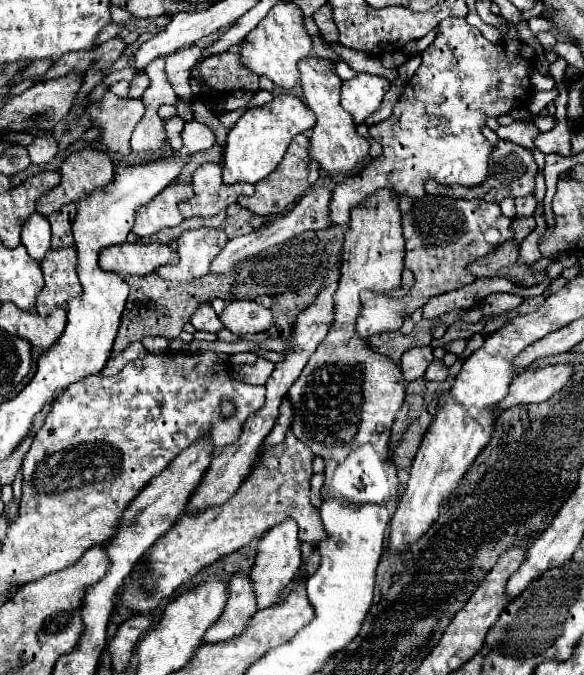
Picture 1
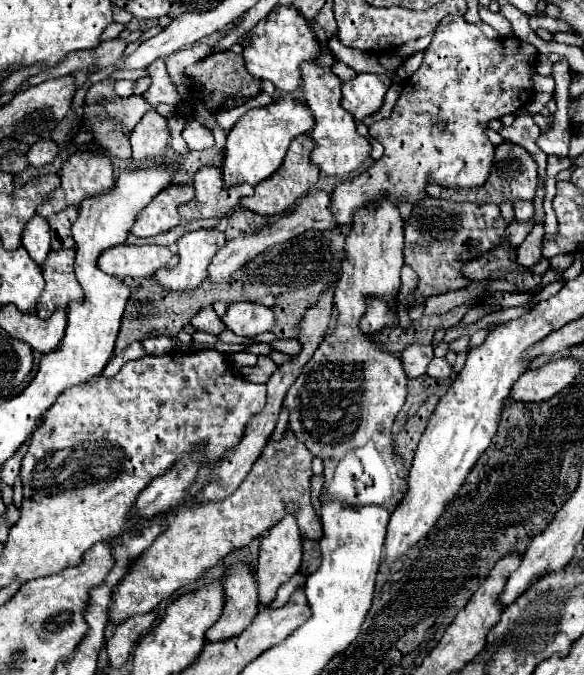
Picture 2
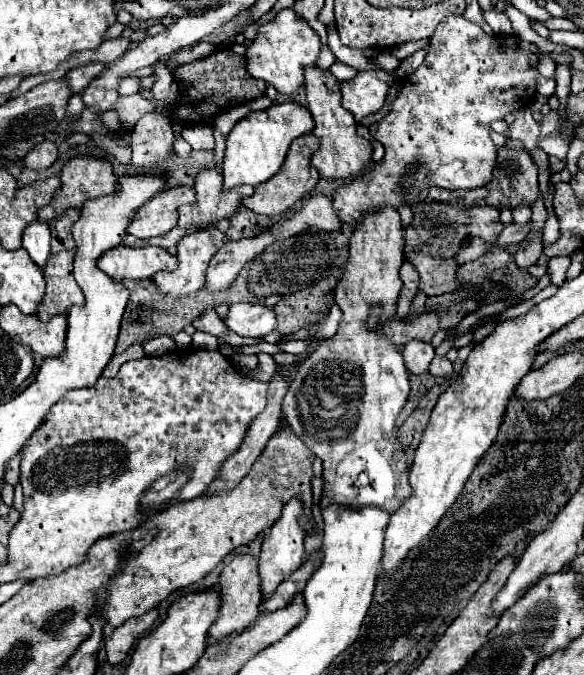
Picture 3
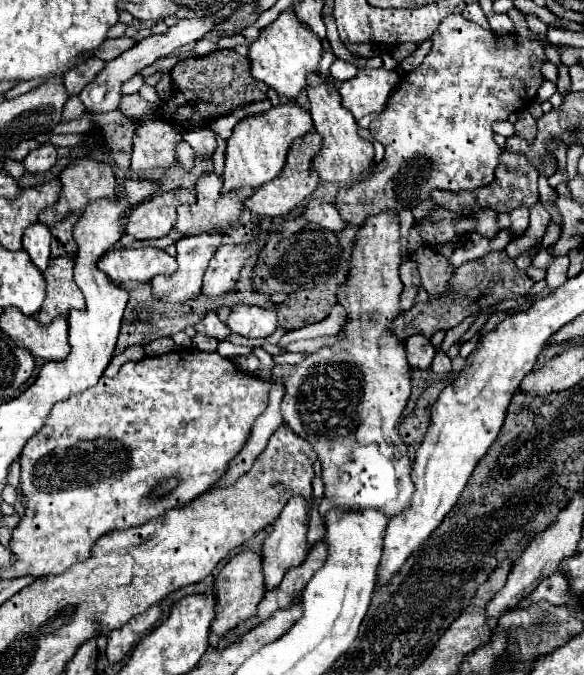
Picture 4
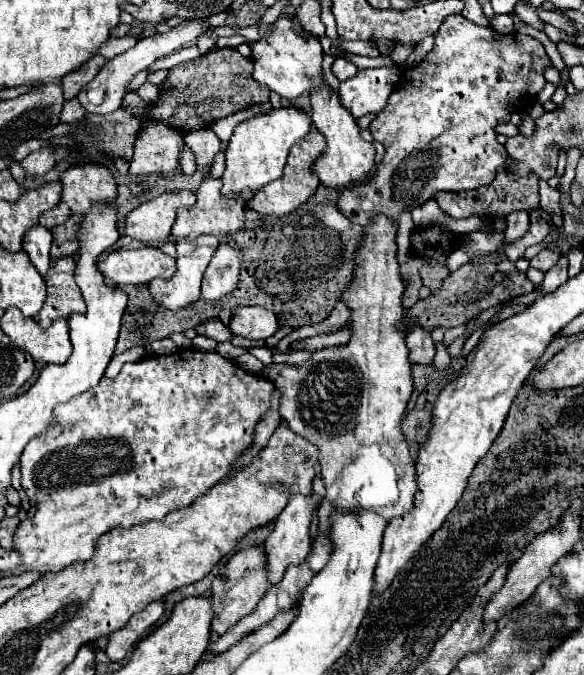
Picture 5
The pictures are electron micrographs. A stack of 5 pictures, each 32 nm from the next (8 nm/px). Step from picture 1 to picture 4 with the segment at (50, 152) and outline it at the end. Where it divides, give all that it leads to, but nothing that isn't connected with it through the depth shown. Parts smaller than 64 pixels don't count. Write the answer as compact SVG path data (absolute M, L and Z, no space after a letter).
M50 142L38 146L36 150L32 150L22 160L22 164L24 164L24 168L28 172L46 172L46 170L50 170L54 166L54 162L56 162L56 146L50 144Z

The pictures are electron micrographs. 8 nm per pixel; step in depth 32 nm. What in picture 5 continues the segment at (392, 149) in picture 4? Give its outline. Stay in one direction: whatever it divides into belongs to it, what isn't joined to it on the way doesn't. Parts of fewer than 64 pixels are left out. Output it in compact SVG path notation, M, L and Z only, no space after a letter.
M452 14L448 16L448 20L444 20L444 24L438 28L438 32L434 34L434 48L426 54L426 58L416 66L416 68L410 68L410 70L404 70L402 74L402 80L400 84L396 86L396 90L392 92L392 96L388 98L388 104L386 108L376 114L376 118L372 120L370 124L370 134L374 136L374 140L382 142L384 148L386 148L386 156L384 160L376 166L376 172L370 180L354 186L354 188L344 188L344 192L340 192L340 198L338 198L338 210L348 218L352 220L352 224L360 224L360 226L366 226L376 214L386 214L394 220L398 220L398 216L402 212L410 212L414 210L416 206L420 206L422 202L430 200L434 192L438 190L446 190L446 192L460 192L460 190L474 190L474 188L480 188L480 186L486 186L494 180L496 176L496 170L500 166L504 166L504 158L506 158L506 148L500 146L496 142L496 132L494 132L494 126L500 124L500 122L508 122L510 120L510 114L520 108L522 104L524 106L532 106L536 102L536 94L542 90L544 86L544 68L550 66L550 58L546 56L546 50L544 46L540 44L540 40L532 38L532 36L526 36L526 34L518 34L518 32L512 32L512 34L498 34L496 30L492 28L482 28L482 26L476 26L474 22L466 20L462 14Z

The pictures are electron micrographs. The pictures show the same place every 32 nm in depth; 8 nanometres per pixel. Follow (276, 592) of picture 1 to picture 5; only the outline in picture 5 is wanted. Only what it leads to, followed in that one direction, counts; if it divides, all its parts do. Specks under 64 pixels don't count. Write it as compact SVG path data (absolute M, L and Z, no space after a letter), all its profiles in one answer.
M296 494L290 498L290 502L286 504L286 508L282 510L282 514L276 518L274 530L270 532L270 536L264 542L266 548L266 572L268 572L268 582L274 586L282 580L282 574L286 572L286 568L290 564L300 564L306 560L306 556L312 550L312 540L308 536L308 528L310 528L310 520L312 520L312 512L314 508L320 504L320 498L316 494L310 496L302 496Z

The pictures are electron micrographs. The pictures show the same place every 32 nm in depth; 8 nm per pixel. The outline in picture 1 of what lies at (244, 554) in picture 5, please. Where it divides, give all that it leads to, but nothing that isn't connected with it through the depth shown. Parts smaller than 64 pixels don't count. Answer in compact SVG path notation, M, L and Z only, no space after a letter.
M240 574L238 578L232 576L228 588L230 594L222 616L204 634L204 642L208 644L238 636L244 630L250 616L256 612L256 596L246 574Z

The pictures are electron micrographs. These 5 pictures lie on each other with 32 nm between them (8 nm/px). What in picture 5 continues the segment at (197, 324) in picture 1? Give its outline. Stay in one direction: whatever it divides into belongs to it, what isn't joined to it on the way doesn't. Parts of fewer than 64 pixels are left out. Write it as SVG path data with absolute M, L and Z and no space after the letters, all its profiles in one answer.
M208 318L208 320L204 320L202 324L198 324L198 326L196 326L196 332L198 332L198 334L202 332L204 336L214 338L216 342L230 340L230 336L232 336L230 328L228 328L226 324L222 324L218 318Z

